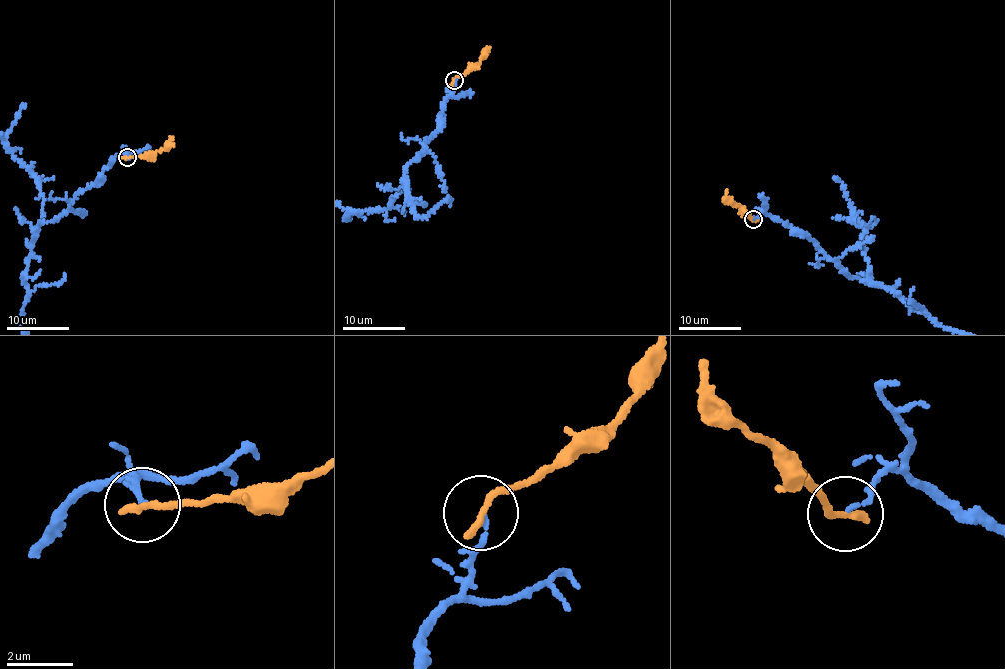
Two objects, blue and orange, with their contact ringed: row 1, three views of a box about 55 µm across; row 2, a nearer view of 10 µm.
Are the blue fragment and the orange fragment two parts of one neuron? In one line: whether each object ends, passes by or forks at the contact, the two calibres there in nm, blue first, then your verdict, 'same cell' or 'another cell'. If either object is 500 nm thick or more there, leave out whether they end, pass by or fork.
blue ends; orange ends; calibres 110 and 260 nm; another cell

